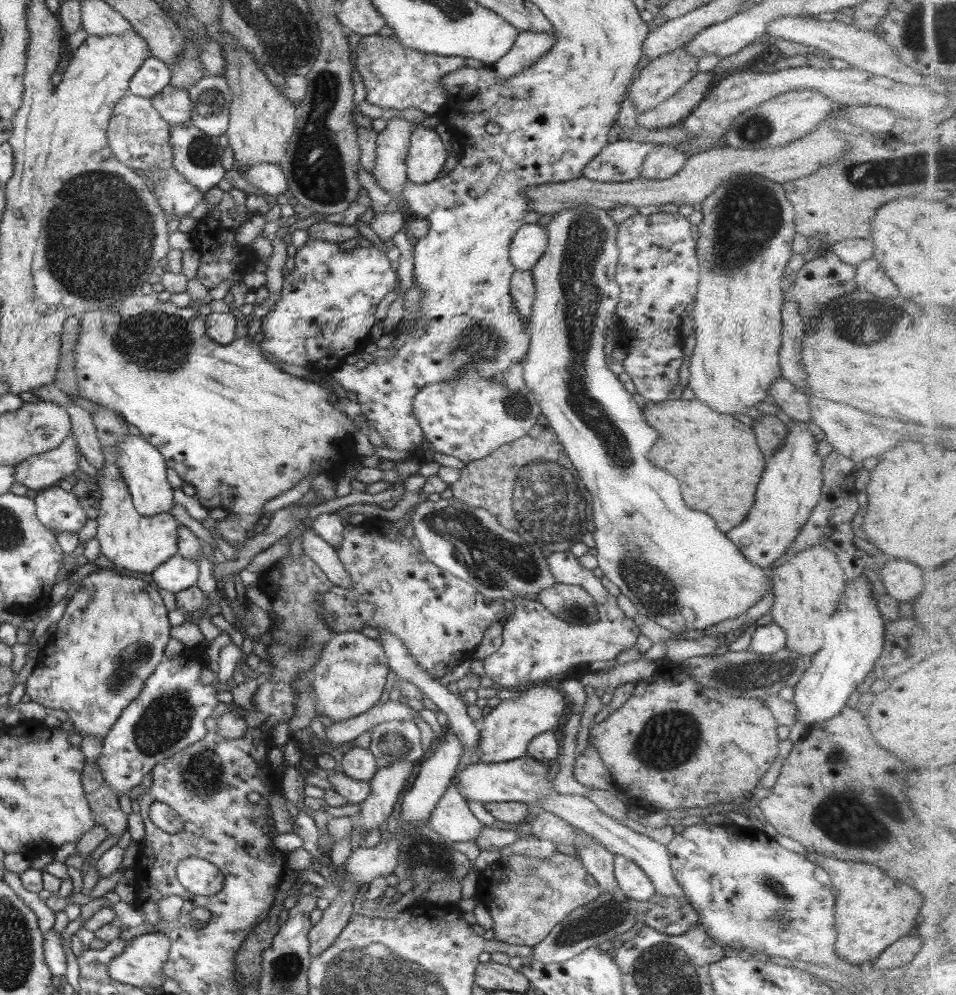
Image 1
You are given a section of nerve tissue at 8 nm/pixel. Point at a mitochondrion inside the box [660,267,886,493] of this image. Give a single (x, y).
(814, 300)

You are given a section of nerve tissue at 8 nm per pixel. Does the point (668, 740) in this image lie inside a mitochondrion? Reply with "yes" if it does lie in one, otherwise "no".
yes

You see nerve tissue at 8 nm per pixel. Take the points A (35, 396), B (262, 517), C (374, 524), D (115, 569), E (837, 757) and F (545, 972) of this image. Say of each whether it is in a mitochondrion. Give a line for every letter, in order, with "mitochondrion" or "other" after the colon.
A: other
B: other
C: other
D: other
E: mitochondrion
F: other

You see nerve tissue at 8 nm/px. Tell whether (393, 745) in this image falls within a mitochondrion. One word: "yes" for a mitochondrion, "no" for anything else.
yes

